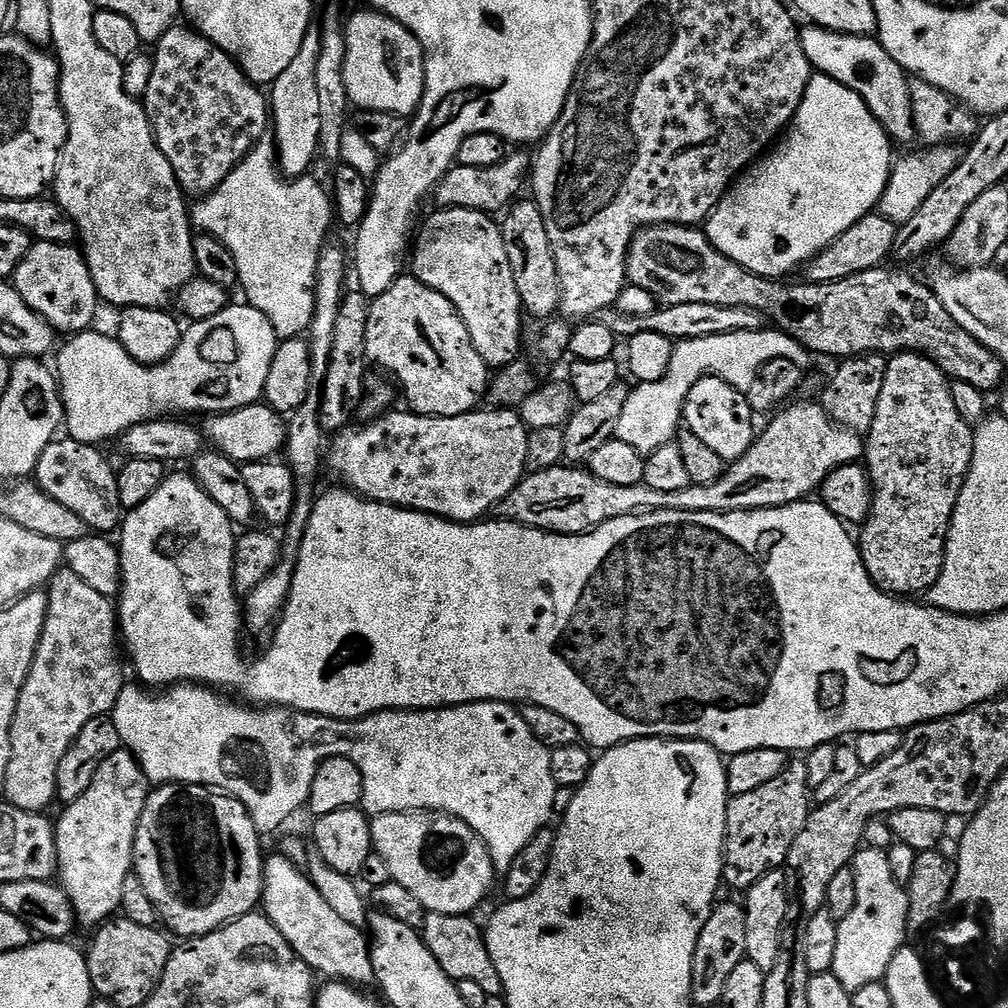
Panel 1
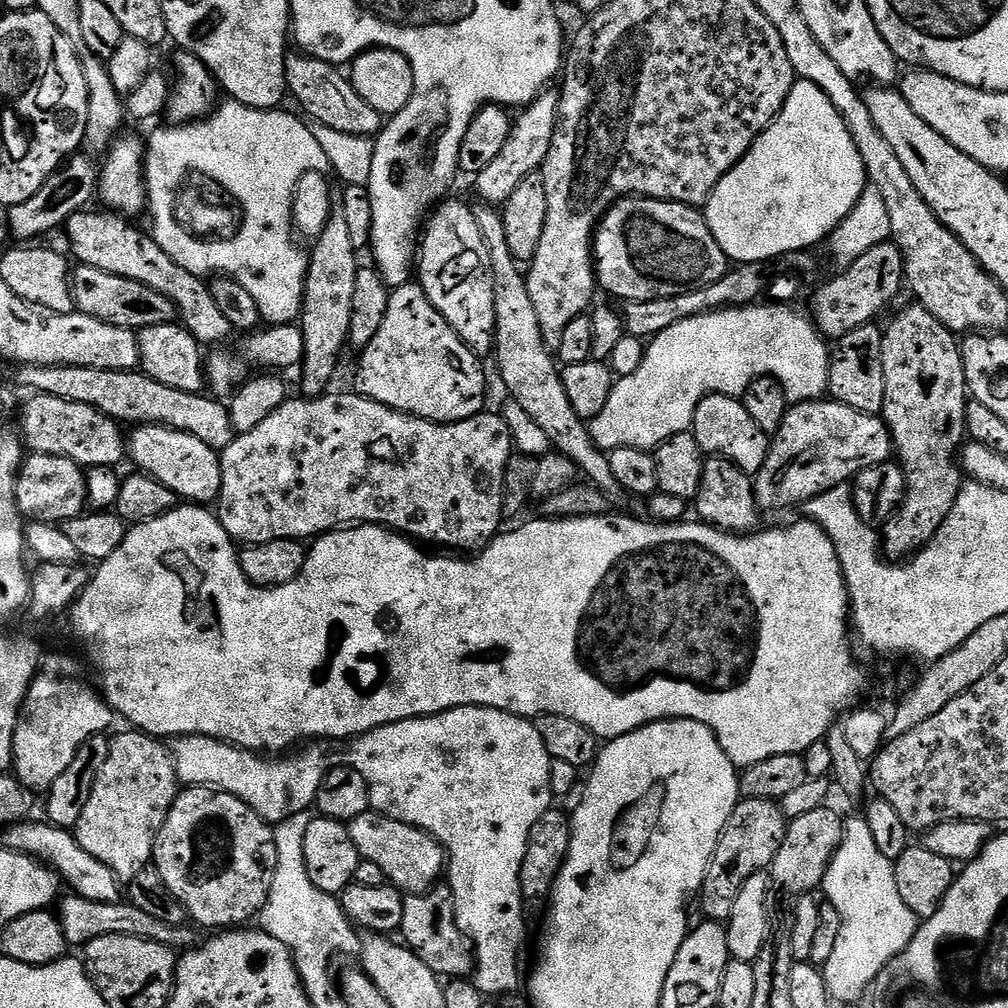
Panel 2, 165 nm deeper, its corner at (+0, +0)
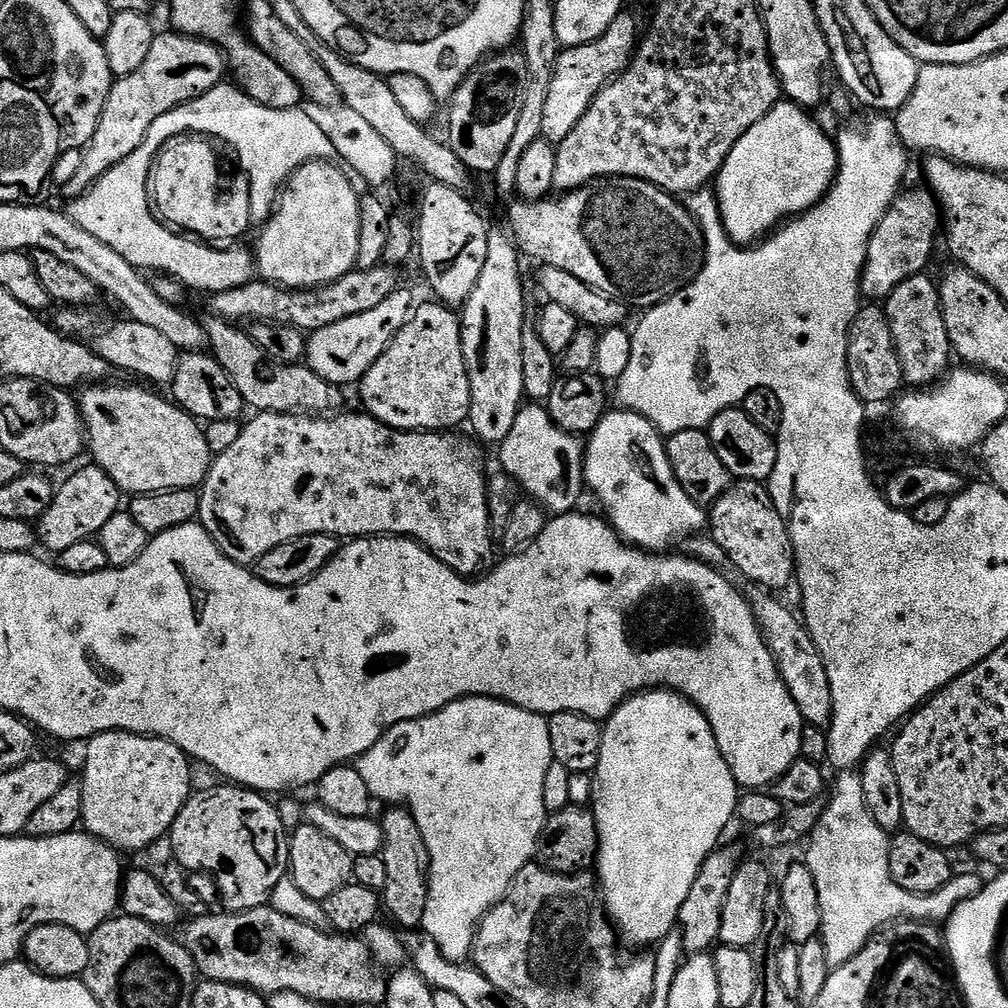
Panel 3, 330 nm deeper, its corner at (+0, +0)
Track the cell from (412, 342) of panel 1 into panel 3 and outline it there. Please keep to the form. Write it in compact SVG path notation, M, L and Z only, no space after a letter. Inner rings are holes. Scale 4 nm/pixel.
M431 303L413 311L382 358L358 382L363 411L400 432L456 430L468 419L470 378L462 354L460 317L451 307Z

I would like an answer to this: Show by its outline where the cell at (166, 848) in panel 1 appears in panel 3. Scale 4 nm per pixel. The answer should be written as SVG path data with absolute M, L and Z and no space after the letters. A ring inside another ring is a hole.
M221 783L221 788L204 788L193 791L188 801L182 806L178 818L172 824L170 841L171 855L184 871L209 872L216 879L216 888L220 891L223 907L230 912L245 912L255 908L265 907L272 899L274 886L286 879L288 868L289 833L280 817L280 809L271 804L267 795L254 792L251 788L233 786L231 783Z

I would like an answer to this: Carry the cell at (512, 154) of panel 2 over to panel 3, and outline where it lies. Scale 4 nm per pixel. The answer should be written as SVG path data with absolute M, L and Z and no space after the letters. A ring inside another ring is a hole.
M628 10L621 12L618 18L614 18L614 22L610 22L606 34L599 36L594 42L586 42L582 46L564 48L561 51L554 66L554 82L550 82L550 91L546 93L546 107L542 113L543 139L553 142L565 140L574 130L574 126L578 126L582 114L586 114L586 110L590 110L590 106L598 93L628 67L629 62L632 61L632 54L642 36L641 25L640 28L636 25L636 20L630 12Z

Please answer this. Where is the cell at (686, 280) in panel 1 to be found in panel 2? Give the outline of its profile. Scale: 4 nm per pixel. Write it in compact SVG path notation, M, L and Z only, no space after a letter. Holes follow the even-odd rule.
M625 196L608 209L600 221L594 237L594 267L601 289L604 288L620 302L637 300L650 302L654 298L674 298L674 294L686 294L702 290L718 282L729 272L730 261L718 246L703 211L690 204L673 200L650 200L642 196Z

